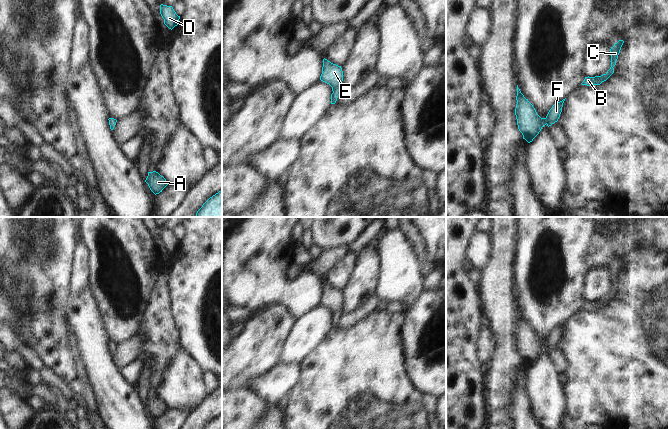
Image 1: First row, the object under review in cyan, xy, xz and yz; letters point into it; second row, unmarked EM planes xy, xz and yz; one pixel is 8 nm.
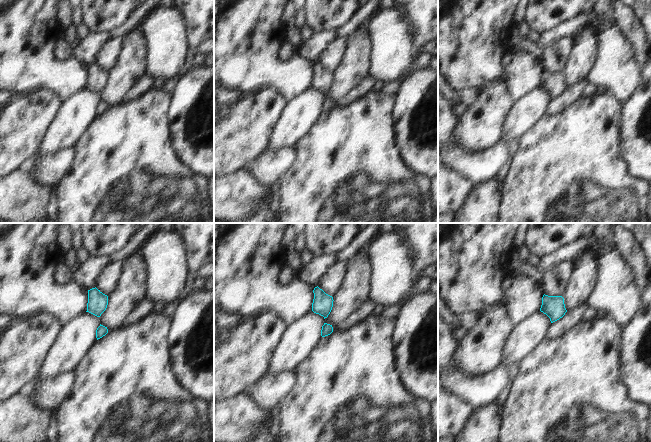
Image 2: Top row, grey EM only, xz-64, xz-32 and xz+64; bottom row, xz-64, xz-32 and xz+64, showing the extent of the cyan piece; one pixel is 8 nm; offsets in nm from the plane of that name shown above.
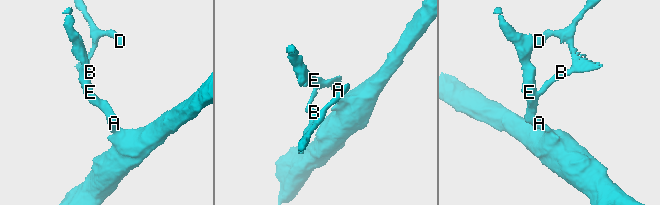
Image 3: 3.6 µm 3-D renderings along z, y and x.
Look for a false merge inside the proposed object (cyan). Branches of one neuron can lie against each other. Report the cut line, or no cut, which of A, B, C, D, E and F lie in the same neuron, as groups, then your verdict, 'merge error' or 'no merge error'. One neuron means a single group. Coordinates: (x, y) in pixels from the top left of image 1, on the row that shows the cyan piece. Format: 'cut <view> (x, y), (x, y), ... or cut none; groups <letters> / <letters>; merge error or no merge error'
cut none; groups A B C D E F; no merge error

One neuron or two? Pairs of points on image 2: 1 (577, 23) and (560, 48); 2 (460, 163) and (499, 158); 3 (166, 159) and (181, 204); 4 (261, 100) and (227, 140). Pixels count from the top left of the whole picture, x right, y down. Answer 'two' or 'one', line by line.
1: two
2: one
3: one
4: one

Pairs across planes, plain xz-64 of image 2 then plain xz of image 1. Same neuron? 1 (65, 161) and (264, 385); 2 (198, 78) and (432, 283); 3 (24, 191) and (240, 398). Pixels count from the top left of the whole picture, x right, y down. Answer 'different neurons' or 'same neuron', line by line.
1: same neuron
2: different neurons
3: same neuron

